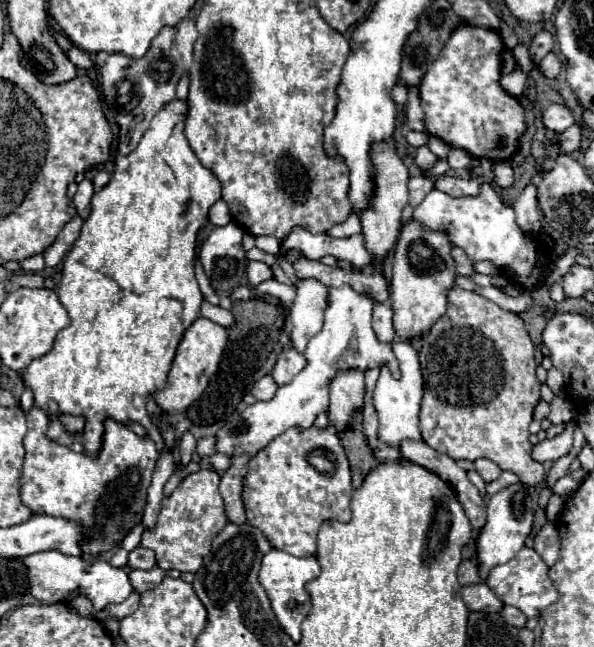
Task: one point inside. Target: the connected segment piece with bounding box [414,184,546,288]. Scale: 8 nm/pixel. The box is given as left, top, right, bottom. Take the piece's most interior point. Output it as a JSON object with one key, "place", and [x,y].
{"place":[483,227]}

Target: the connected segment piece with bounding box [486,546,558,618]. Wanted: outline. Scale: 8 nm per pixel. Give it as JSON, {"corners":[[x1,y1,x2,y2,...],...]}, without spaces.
{"corners":[[526,546,510,562,502,566,494,566,488,572,486,584,504,604,520,608,528,618,538,618,546,606,558,600,558,592,552,580,548,578,548,566,542,562,542,558,536,554,534,548,526,548]]}

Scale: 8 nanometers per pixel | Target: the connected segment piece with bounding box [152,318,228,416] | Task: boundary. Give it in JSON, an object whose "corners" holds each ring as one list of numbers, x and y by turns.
{"corners":[[198,318,192,324,192,328,182,336,182,340,178,344,172,368,168,372,168,384,162,390,152,394,154,402,160,406,160,410,164,414,168,414,168,416,180,414,188,406,192,406,192,402,196,402,202,396,202,392,206,390,210,378,218,370,218,364,220,364,226,342,228,342,228,330,214,324,214,322,210,322,208,318]]}

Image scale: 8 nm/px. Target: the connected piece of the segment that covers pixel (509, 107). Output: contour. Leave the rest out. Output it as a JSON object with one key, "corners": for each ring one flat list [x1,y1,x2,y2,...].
{"corners":[[460,24,452,32,418,86,428,136,436,136,452,148,462,148,474,158,508,160,518,152,520,138,526,132,524,106,500,84,502,50,498,30]]}

